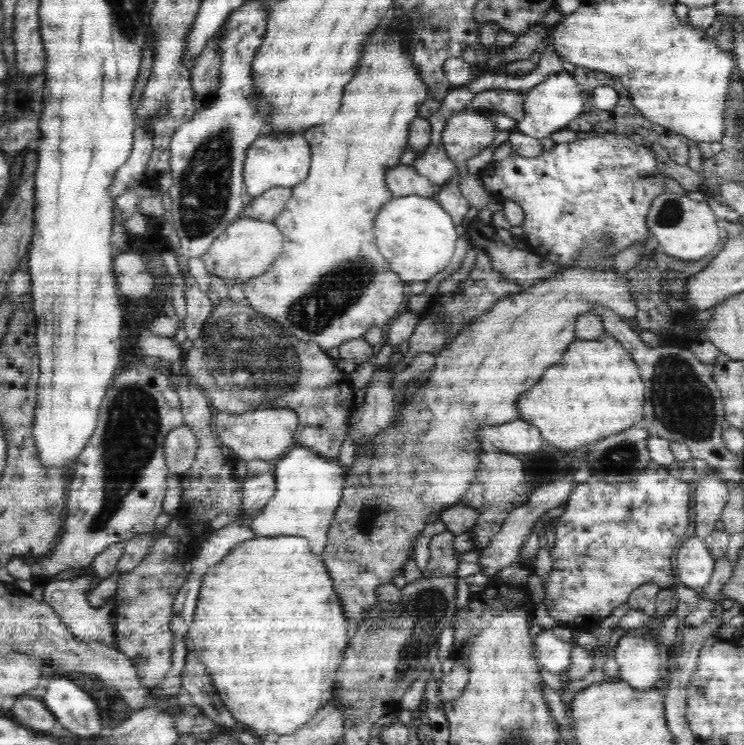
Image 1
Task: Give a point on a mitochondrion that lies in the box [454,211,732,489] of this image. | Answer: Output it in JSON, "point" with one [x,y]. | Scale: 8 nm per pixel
{"point":[681,402]}

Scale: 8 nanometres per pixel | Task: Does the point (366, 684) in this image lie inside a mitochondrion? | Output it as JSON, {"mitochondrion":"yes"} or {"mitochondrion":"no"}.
{"mitochondrion":"yes"}

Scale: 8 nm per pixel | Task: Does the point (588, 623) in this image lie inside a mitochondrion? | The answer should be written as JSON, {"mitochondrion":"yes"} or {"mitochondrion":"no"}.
{"mitochondrion":"no"}

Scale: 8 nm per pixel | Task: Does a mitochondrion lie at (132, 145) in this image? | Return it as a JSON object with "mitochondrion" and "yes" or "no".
{"mitochondrion":"no"}

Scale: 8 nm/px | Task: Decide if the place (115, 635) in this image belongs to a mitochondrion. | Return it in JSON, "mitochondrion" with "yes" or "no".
{"mitochondrion":"no"}

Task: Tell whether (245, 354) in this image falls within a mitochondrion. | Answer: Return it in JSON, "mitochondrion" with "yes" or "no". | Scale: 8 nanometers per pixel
{"mitochondrion":"yes"}

